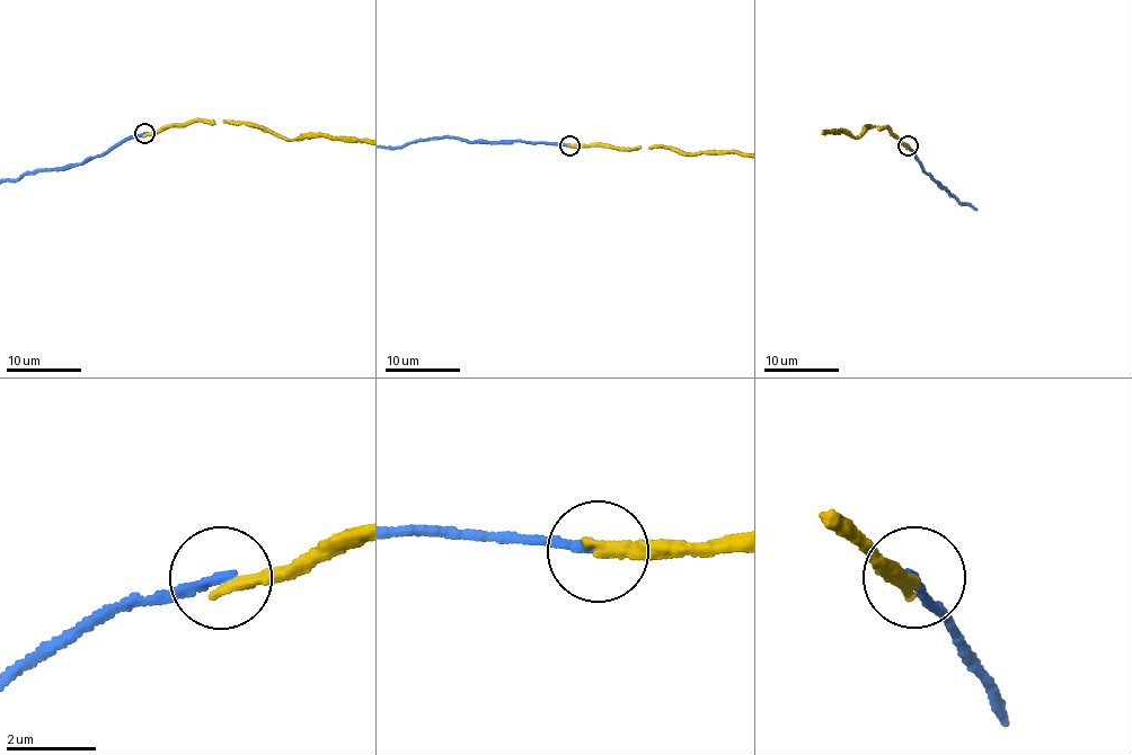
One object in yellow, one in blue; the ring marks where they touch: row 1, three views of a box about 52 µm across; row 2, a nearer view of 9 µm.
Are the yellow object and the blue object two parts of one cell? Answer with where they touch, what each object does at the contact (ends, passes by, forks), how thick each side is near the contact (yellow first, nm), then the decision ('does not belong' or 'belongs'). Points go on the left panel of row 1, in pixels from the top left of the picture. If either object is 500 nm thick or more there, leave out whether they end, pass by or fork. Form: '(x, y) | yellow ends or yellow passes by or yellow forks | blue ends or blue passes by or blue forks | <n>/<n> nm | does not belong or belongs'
(144, 133) | yellow ends | blue ends | 320/240 nm | does not belong

